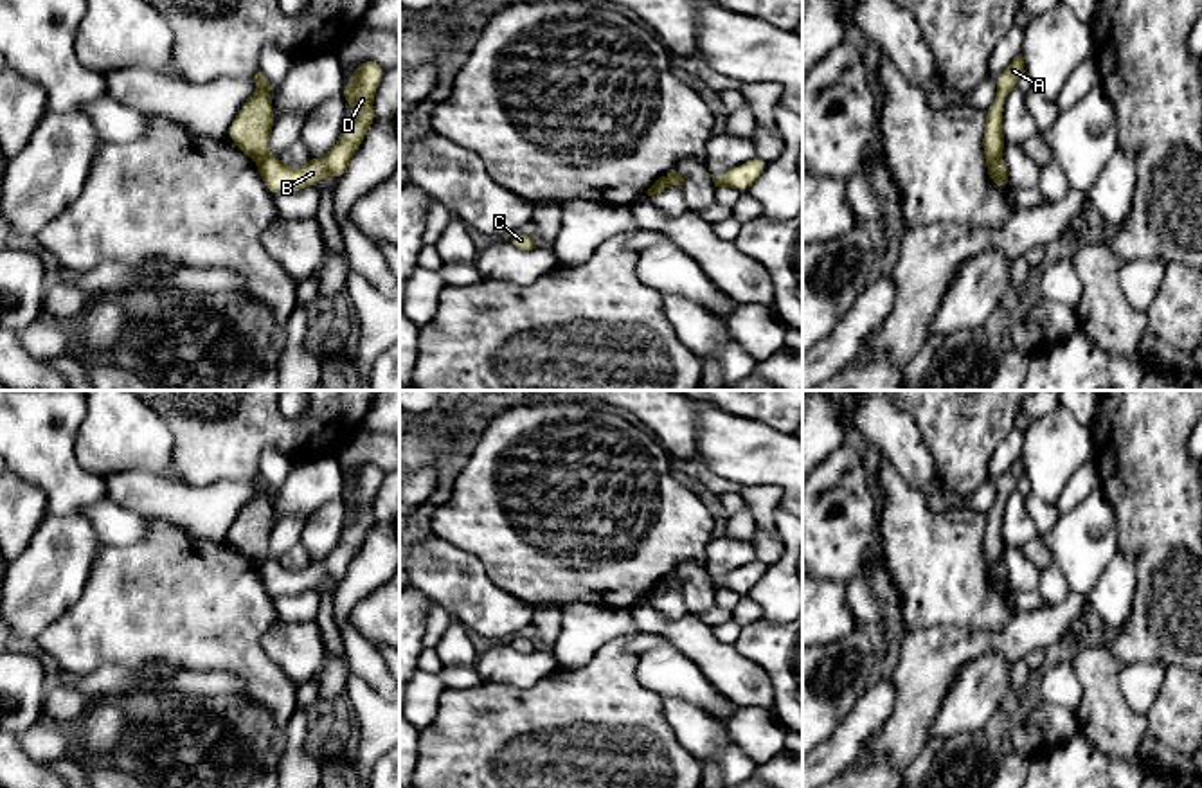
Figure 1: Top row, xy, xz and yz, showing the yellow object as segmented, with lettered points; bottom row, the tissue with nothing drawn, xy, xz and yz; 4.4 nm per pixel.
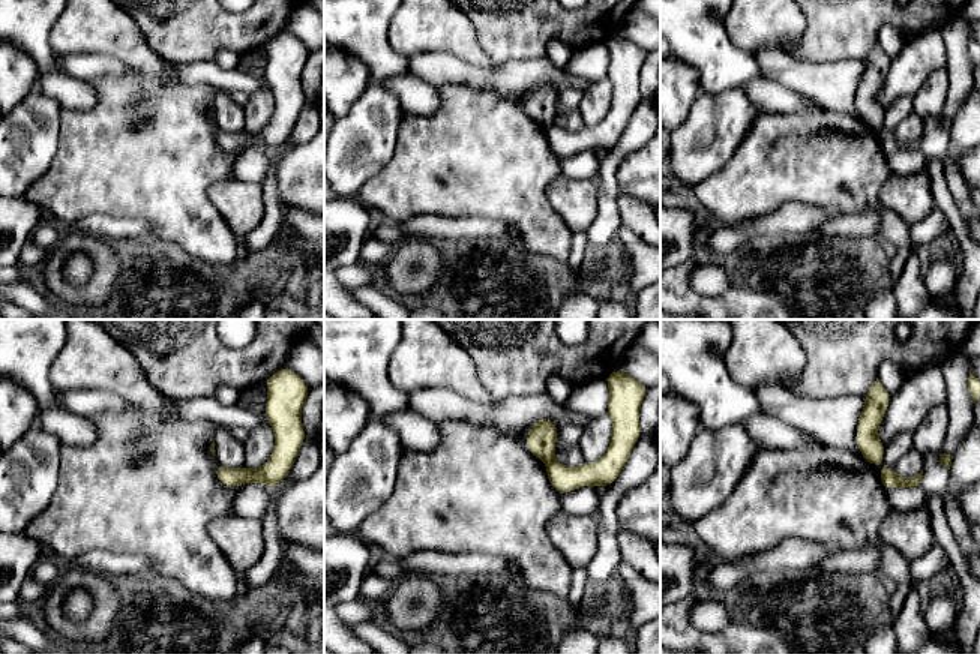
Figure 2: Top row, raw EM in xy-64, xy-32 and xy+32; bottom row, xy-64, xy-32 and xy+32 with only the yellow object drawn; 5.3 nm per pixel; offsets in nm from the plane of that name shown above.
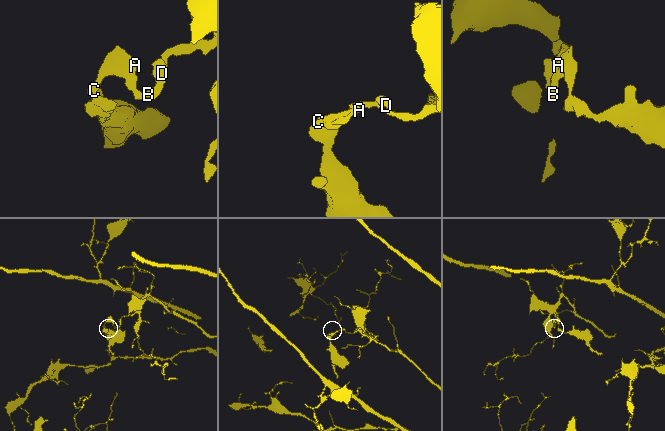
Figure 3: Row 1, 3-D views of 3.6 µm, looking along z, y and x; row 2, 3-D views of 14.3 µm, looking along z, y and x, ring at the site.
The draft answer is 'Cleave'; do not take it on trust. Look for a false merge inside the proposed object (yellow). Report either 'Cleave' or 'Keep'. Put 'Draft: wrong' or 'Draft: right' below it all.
Cleave
Draft: right

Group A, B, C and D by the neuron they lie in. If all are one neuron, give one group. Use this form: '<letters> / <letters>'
A C / B D

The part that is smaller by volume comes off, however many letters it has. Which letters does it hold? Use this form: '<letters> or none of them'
A, C

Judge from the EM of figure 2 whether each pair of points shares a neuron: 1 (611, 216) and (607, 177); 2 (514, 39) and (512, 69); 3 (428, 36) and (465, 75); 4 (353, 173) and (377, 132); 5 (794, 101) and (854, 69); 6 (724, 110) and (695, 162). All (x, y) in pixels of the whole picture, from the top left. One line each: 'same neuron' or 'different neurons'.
1: same neuron
2: different neurons
3: different neurons
4: same neuron
5: different neurons
6: same neuron

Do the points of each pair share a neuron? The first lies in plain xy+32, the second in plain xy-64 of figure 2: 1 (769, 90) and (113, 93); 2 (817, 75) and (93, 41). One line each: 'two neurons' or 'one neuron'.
1: two neurons
2: two neurons

